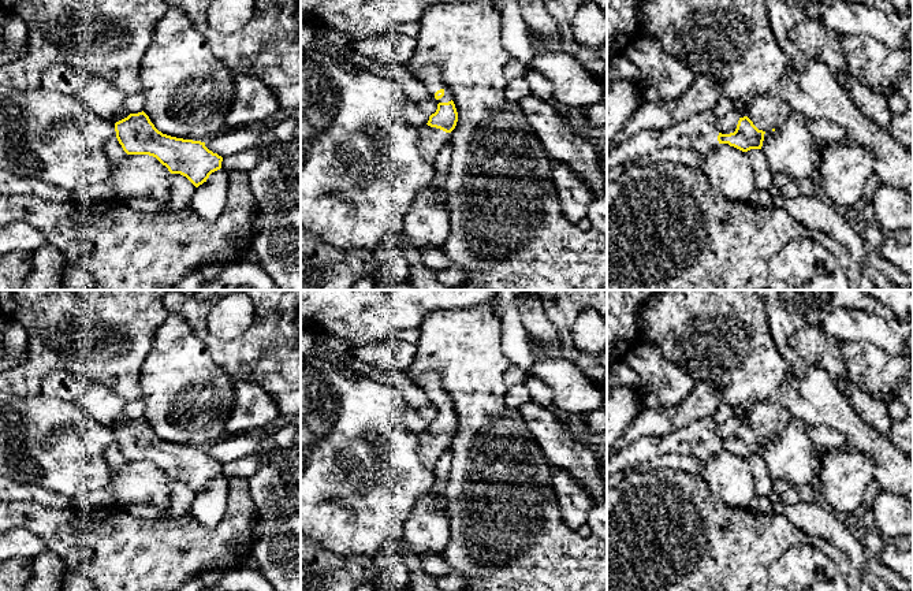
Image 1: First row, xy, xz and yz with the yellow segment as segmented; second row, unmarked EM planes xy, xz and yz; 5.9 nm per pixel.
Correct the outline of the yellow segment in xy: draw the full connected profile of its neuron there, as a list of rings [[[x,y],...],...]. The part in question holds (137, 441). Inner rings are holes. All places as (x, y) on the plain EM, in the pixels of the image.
[[[122,415],[115,425],[119,450],[127,461],[156,464],[171,480],[186,483],[195,494],[221,475],[223,464],[205,453],[205,449],[163,441],[142,417],[128,420]]]

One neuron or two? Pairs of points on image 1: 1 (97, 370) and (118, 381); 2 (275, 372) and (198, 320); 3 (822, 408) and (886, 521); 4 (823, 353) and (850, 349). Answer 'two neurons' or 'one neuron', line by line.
1: one neuron
2: one neuron
3: two neurons
4: two neurons

